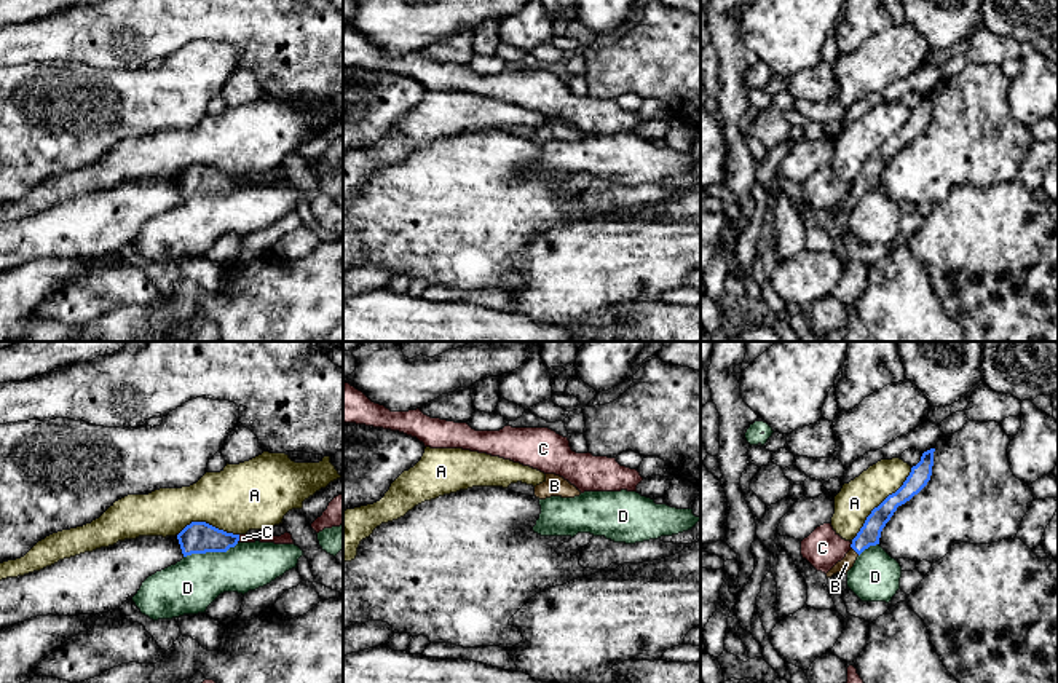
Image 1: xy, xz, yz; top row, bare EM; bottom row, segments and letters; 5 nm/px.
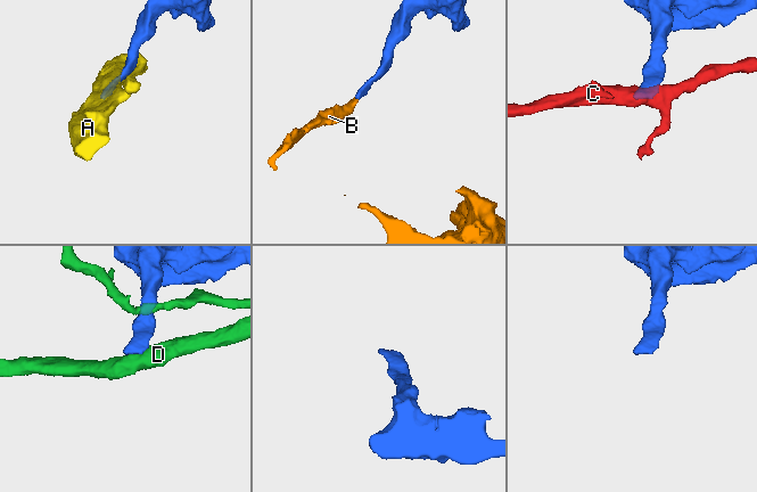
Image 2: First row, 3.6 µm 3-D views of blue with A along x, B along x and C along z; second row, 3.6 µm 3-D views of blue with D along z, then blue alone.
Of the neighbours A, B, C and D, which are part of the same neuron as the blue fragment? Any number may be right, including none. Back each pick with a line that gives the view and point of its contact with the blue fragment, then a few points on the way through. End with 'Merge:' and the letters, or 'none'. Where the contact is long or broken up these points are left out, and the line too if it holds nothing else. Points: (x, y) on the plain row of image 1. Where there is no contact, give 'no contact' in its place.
B: contact yz (856, 193); way yz (870, 176), (856, 193), (846, 206)
Merge: B

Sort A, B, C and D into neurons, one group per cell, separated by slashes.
A / B / C / D

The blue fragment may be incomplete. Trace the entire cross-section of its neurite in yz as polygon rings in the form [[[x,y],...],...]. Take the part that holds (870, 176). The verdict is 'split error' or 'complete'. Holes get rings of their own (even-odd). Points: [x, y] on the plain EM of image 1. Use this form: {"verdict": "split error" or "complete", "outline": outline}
{"verdict": "split error", "outline": [[[935,91],[924,94],[921,104],[911,110],[911,115],[903,124],[903,128],[871,153],[863,169],[852,182],[851,187],[852,191],[846,196],[846,199],[841,204],[838,204],[827,215],[827,220],[831,220],[836,215],[847,217],[847,214],[854,209],[857,199],[865,191],[879,187],[881,174],[886,169],[886,166],[890,163],[897,150],[910,144],[914,137],[918,137],[930,123],[932,109],[934,109],[934,94]]]}

